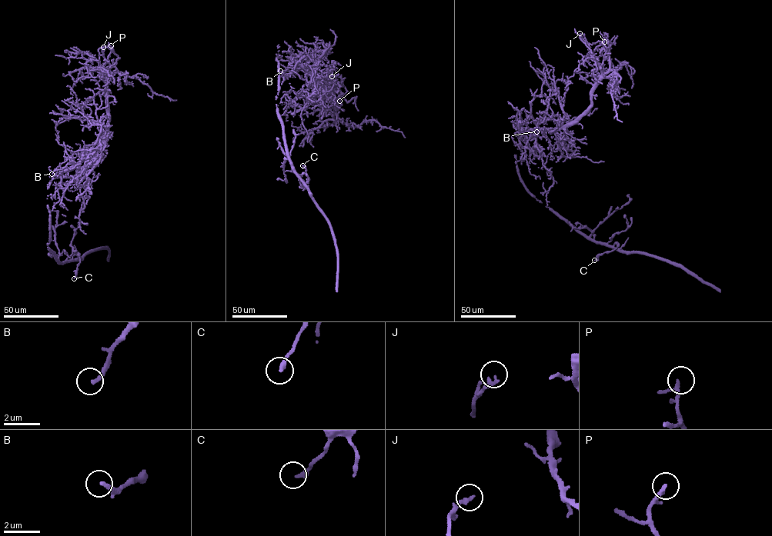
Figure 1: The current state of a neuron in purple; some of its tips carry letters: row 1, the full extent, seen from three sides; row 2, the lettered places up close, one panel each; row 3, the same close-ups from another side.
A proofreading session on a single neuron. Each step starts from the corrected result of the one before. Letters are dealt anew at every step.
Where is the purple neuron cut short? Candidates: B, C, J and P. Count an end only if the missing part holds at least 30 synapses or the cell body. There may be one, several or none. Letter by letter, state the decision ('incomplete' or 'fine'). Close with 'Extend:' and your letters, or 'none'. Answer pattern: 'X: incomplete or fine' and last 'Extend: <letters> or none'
B: incomplete
C: fine
J: fine
P: fine
Extend: B

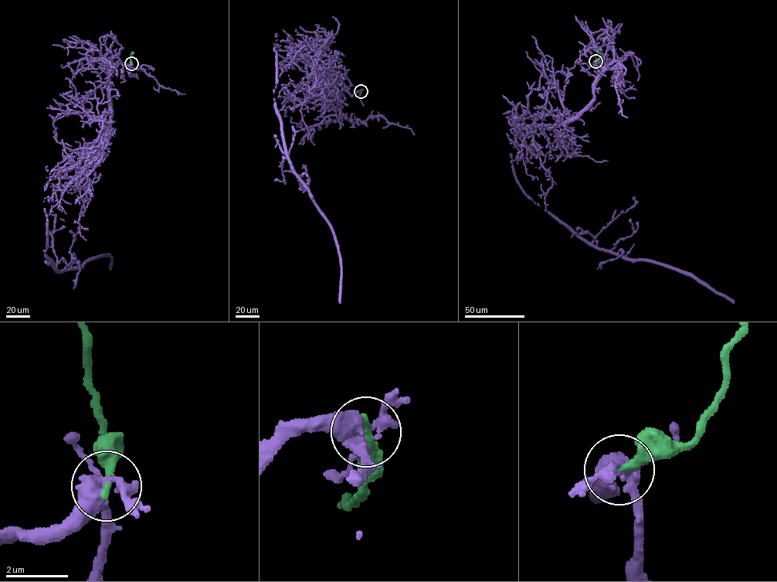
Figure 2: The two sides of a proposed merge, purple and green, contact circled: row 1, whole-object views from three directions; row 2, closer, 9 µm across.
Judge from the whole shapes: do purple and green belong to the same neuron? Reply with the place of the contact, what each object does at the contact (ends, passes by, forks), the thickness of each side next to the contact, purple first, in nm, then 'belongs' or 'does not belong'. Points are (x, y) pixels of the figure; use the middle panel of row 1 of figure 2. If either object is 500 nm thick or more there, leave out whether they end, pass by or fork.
(361, 91) | purple forks | green ends | 440/320 nm | does not belong

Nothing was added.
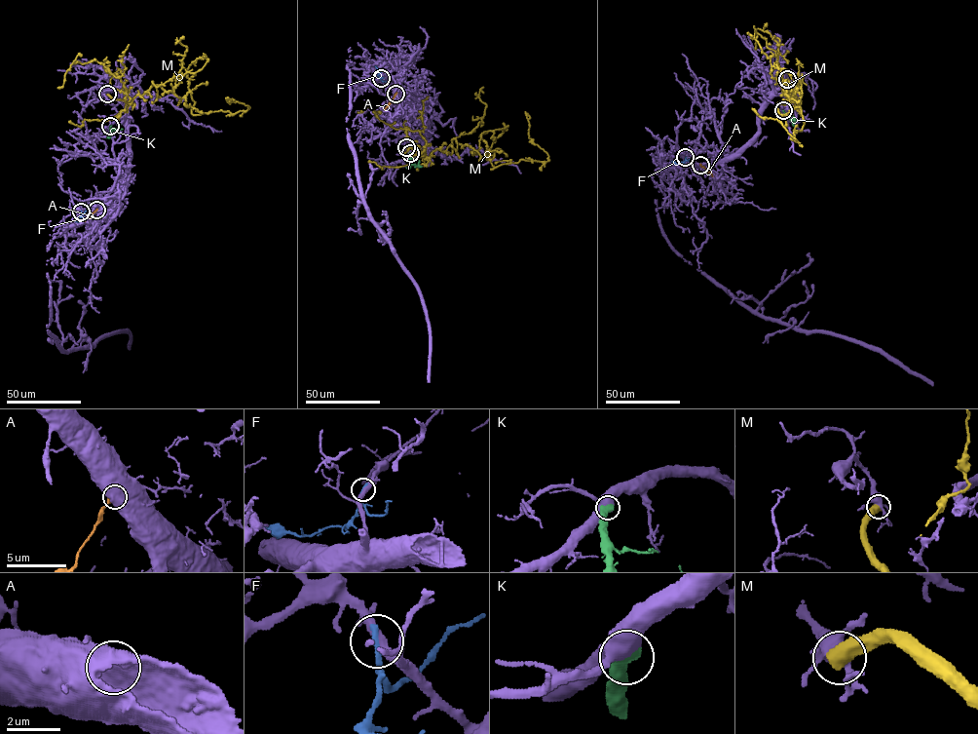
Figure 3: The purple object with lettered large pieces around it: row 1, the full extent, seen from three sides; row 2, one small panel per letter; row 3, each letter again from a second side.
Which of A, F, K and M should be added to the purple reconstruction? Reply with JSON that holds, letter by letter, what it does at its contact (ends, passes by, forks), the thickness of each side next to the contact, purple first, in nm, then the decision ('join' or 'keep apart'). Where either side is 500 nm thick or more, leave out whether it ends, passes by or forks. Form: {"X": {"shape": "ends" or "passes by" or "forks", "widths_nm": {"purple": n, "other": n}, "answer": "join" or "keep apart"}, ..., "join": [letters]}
{"A": {"widths_nm": {"purple": 750, "other": 480}, "answer": "keep apart"}, "F": {"shape": "ends", "widths_nm": {"purple": 360, "other": 240}, "answer": "keep apart"}, "K": {"widths_nm": {"purple": 480, "other": 500}, "answer": "join"}, "M": {"widths_nm": {"purple": 380, "other": 650}, "answer": "keep apart"}, "join": ["K"]}

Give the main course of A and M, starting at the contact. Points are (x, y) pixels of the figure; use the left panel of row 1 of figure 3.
A: (96, 210), (85, 221)
M: (107, 94), (130, 103), (152, 82), (180, 98), (191, 93), (192, 114), (235, 113), (249, 108), (229, 101)

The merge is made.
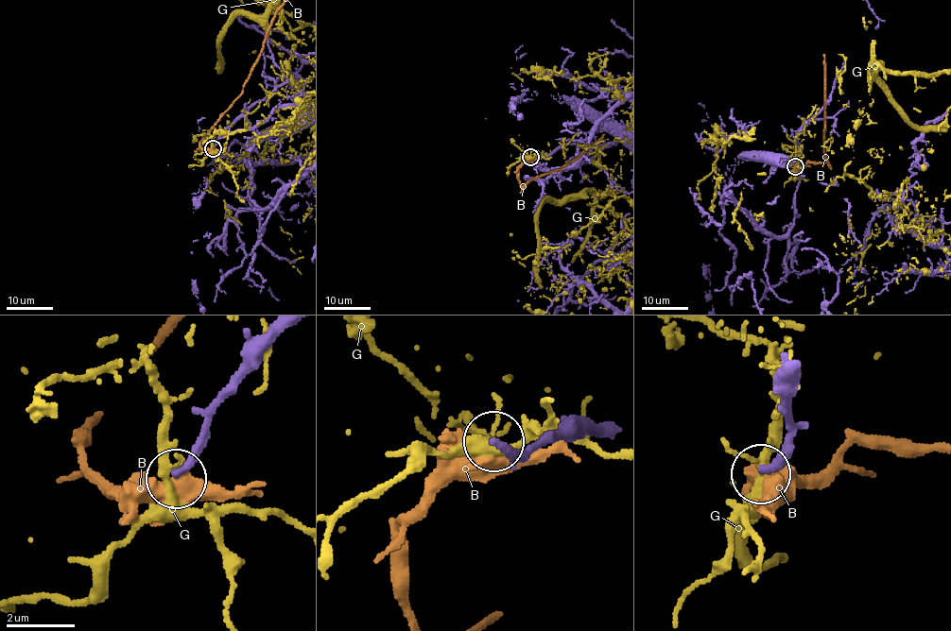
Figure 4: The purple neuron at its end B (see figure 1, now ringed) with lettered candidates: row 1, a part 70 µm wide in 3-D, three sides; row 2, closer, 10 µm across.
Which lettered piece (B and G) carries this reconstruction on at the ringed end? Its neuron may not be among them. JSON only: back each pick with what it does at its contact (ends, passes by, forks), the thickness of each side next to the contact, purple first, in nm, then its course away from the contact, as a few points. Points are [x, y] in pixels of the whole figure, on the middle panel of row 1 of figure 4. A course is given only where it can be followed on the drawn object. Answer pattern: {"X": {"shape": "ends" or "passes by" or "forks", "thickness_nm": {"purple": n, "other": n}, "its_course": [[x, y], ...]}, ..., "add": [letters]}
{"add": []}

